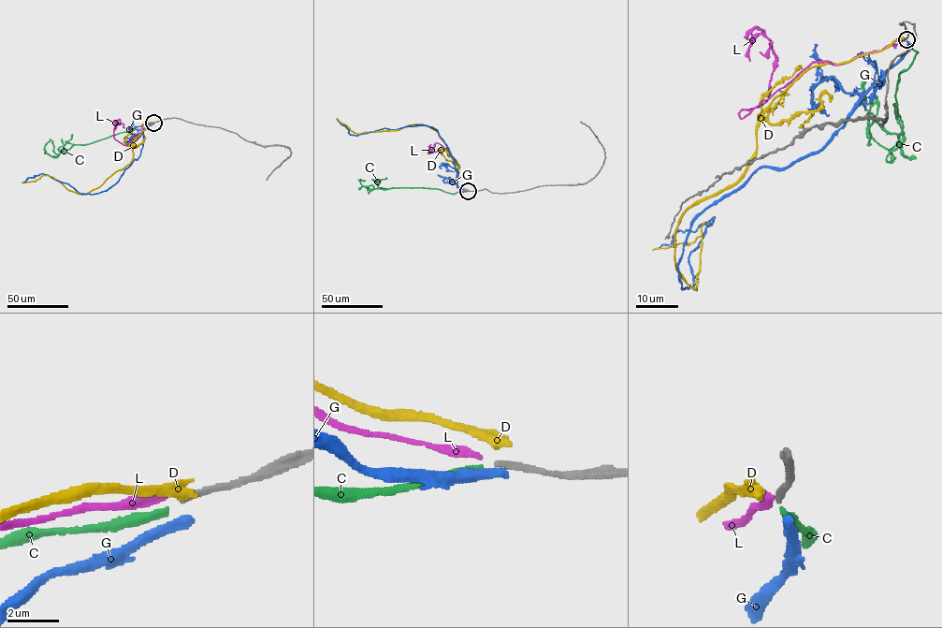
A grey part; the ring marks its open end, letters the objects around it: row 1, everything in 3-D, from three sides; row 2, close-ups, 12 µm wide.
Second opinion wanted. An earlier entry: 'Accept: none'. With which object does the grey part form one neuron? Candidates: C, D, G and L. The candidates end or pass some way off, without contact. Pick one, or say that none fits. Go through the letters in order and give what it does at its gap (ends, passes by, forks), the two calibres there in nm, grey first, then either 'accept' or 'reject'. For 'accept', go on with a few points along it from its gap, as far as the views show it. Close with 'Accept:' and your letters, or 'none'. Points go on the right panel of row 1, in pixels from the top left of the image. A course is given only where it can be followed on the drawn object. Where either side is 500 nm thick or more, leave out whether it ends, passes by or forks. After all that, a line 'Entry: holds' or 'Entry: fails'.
C: it ends there; 200 nm thick on the grey side, 280 nm on the other; reject
D: it ends there; 200 nm thick on the grey side, 480 nm on the other; reject
G: it ends there; 200 nm thick on the grey side, 440 nm on the other; reject
L: it ends there; 200 nm thick on the grey side, 280 nm on the other; reject
Accept: none
Entry: holds

